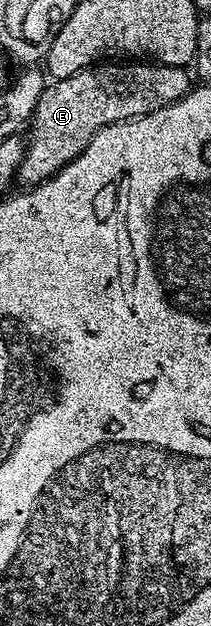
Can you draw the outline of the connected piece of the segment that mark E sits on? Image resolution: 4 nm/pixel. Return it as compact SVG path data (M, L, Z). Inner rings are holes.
M103 61L46 86L44 93L40 93L28 131L46 131L50 143L62 143L70 153L79 155L100 129L128 119L139 119L156 109L164 109L164 105L180 101L180 97L192 90L190 79L192 75L186 67L153 61Z

